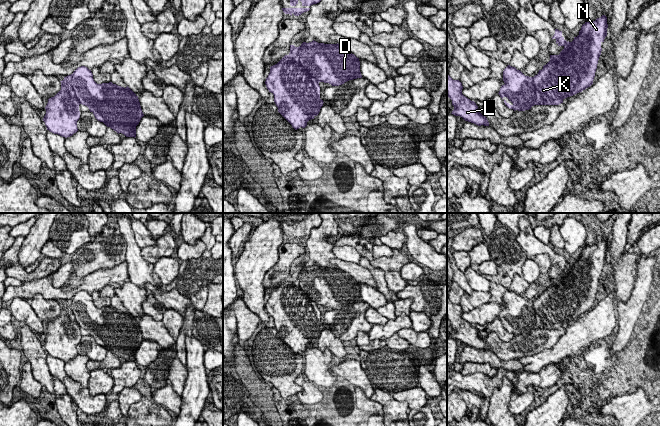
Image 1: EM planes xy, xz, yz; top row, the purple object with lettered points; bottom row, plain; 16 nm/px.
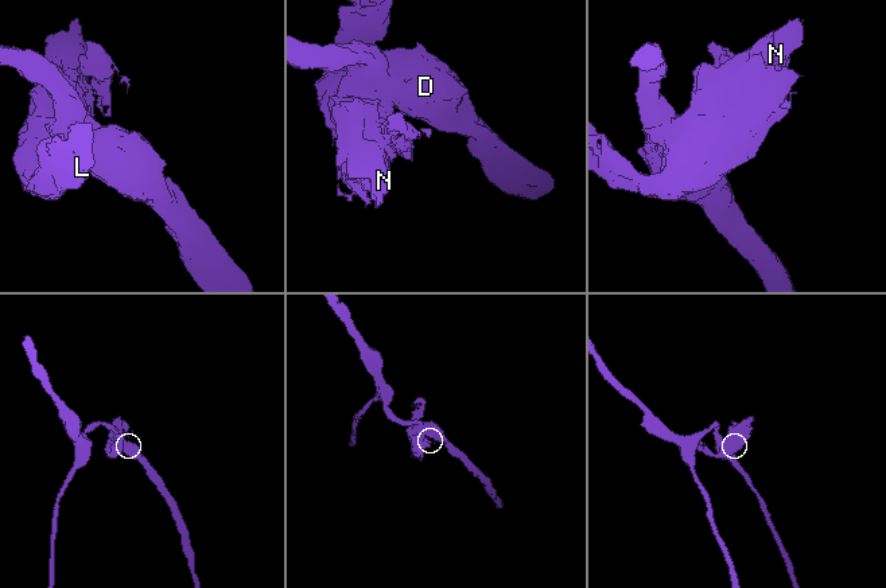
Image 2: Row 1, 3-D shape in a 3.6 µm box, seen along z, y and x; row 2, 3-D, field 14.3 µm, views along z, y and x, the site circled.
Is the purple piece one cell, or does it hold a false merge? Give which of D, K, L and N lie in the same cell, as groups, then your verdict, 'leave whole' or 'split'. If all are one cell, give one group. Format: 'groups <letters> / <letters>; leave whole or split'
groups D / K L N; split

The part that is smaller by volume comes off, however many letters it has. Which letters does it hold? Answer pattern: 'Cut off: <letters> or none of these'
Cut off: K, L, N

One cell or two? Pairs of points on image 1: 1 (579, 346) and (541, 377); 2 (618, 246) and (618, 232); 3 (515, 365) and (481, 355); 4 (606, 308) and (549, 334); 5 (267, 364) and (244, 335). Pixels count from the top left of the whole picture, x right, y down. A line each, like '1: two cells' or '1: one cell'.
1: two cells
2: one cell
3: one cell
4: two cells
5: two cells

